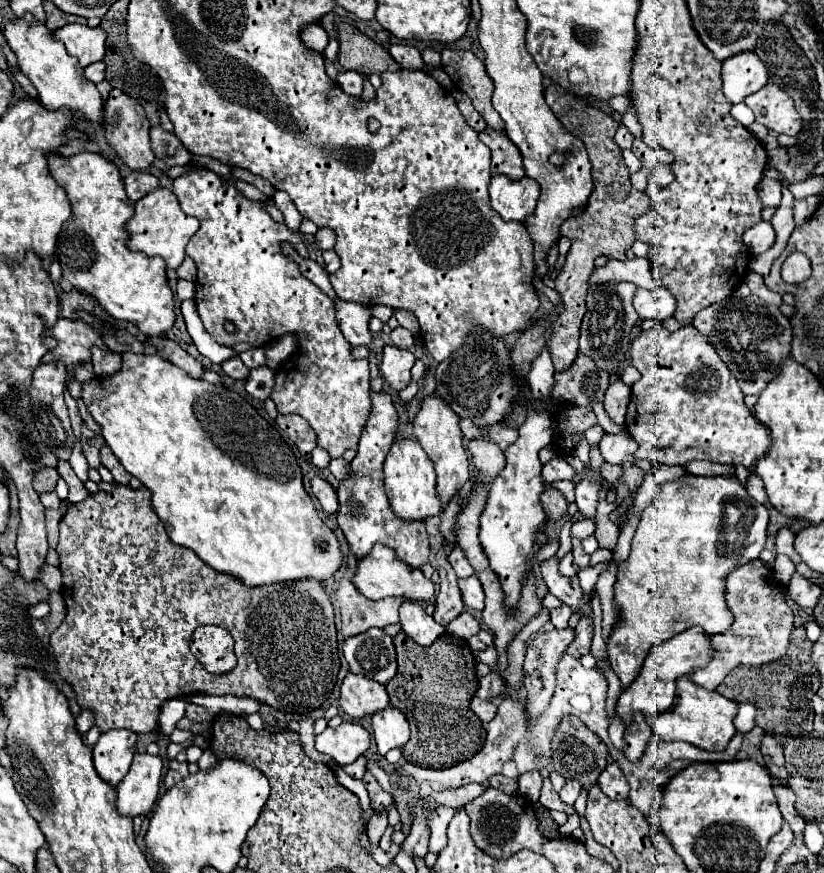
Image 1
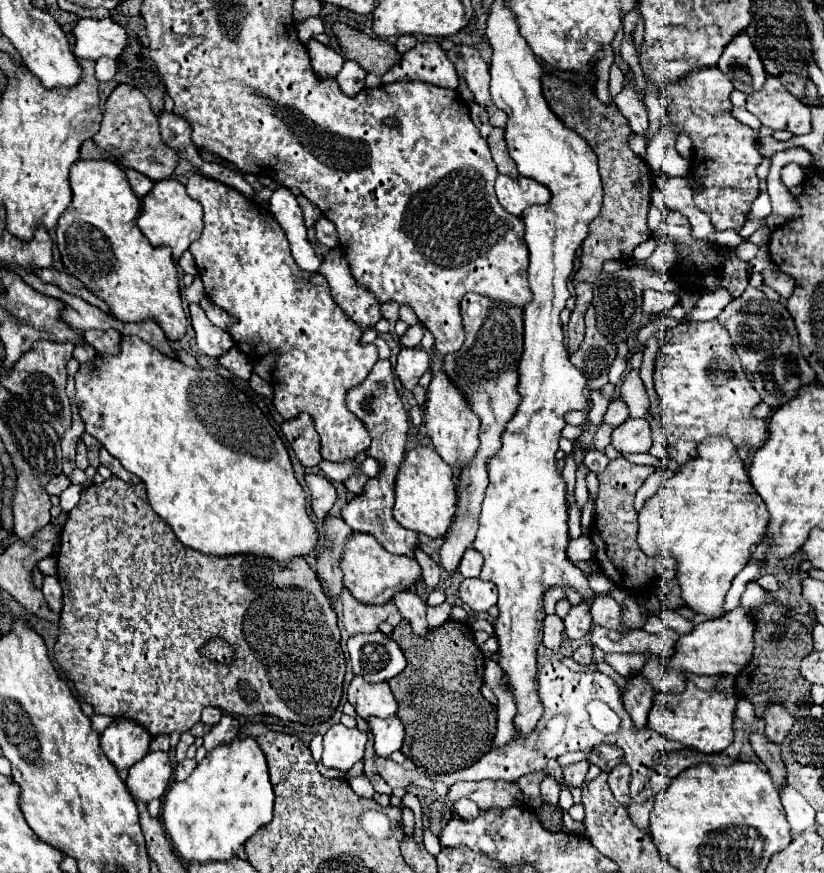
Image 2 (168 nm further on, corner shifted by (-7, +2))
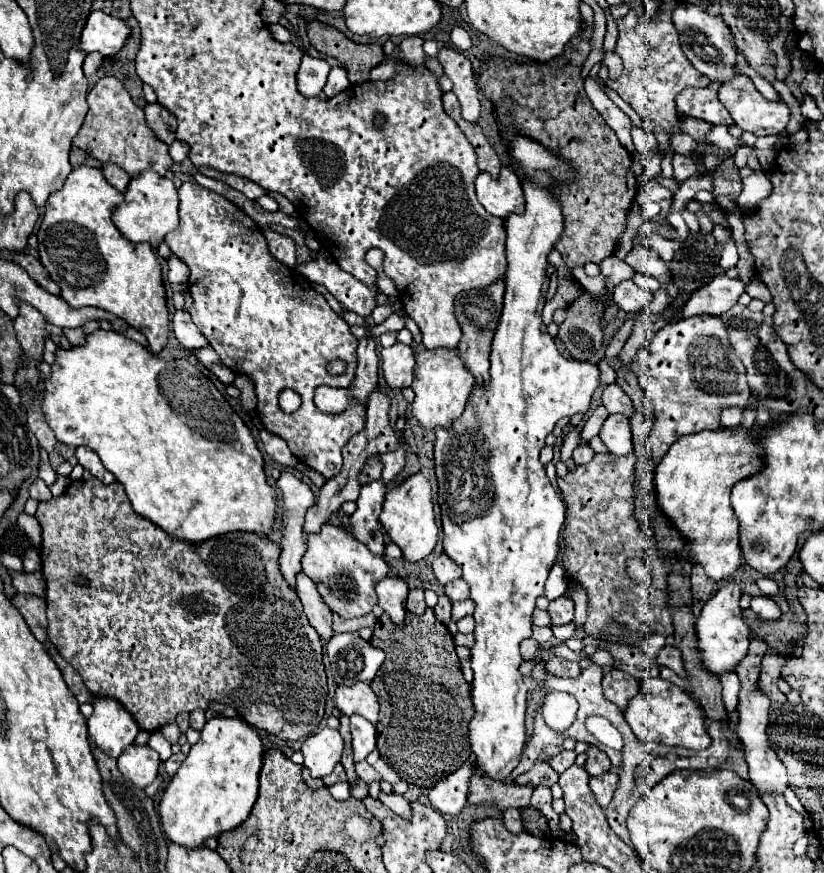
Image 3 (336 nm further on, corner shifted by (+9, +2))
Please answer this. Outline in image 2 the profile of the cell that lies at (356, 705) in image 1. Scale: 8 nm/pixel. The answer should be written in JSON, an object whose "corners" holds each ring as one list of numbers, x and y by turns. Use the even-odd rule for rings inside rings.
{"corners":[[354,676,354,680,350,682,348,702,356,708,358,716,362,718,370,718,370,716,390,718,398,710,394,694,386,682,372,684,360,676]]}

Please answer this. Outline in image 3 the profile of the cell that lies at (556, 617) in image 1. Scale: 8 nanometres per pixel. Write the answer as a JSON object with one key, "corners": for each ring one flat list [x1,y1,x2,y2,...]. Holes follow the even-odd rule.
{"corners":[[526,638,522,644,520,644,520,652,526,660,538,660,536,652,540,650,540,642,536,642,534,638]]}

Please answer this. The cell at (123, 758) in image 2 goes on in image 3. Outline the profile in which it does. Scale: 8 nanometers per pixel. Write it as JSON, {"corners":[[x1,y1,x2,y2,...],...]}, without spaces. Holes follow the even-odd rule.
{"corners":[[96,698,92,702,94,712,88,718,90,742,110,758,118,758,126,746,130,746,138,734,136,720,118,706,116,700]]}

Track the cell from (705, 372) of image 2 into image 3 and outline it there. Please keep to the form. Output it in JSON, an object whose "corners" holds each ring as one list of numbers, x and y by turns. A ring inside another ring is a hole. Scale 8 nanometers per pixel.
{"corners":[[700,314,680,320,676,324,666,324,662,330,654,334,654,338,644,346,644,350,638,352,630,368,638,374,640,386,650,398,656,414,654,430,650,434,652,456,656,462,664,458,672,442,676,442,680,436,700,430,722,430,724,426,720,424,720,412,730,406,740,406,740,408,746,406,752,394,744,378,744,366,728,346,728,332,724,330,724,324,720,322,720,318,710,314]]}

